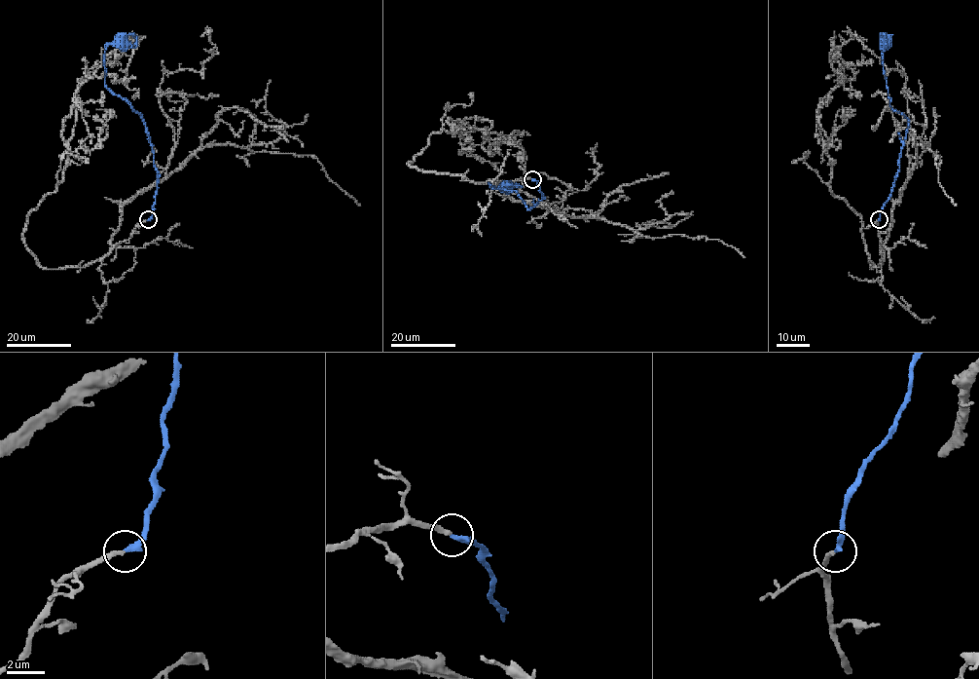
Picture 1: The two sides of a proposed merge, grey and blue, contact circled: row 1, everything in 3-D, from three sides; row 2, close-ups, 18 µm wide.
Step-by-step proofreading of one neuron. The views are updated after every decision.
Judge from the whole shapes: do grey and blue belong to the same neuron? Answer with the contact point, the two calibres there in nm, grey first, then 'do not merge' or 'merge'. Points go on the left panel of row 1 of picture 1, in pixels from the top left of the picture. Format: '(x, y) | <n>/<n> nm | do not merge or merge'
(148, 219) | 240/280 nm | merge

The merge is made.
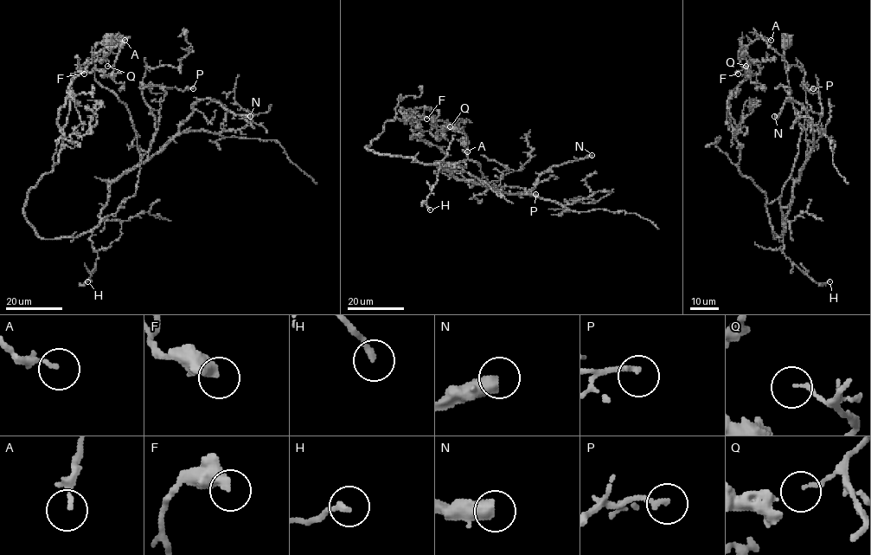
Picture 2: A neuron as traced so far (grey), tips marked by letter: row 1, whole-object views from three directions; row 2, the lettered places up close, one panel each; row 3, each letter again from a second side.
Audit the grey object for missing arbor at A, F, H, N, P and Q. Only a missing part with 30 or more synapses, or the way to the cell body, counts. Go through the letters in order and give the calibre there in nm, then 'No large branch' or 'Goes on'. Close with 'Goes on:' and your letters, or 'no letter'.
A: Thickness 120 nm. No large branch
F: Thickness 480 nm. No large branch
H: Thickness 200 nm. No large branch
N: Thickness 550 nm. Goes on
P: Thickness 180 nm. No large branch
Q: Thickness 130 nm. No large branch
Goes on: N

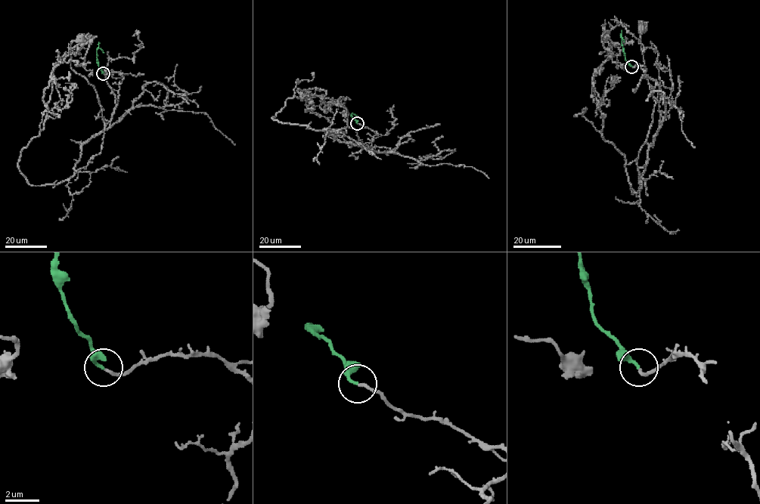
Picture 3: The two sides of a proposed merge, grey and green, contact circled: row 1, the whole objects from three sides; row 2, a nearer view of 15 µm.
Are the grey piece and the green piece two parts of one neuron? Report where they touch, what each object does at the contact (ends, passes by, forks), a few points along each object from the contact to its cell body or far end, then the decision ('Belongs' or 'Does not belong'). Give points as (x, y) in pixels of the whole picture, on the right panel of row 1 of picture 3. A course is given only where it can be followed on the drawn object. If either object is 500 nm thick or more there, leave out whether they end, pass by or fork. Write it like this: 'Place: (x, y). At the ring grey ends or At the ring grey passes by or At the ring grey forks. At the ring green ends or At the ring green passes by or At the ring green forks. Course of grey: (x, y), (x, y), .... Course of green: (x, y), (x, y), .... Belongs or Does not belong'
Place: (631, 66). At the ring grey ends. At the ring green ends. Course of grey: (632, 66), (643, 70), (660, 112), (640, 176), (636, 161), (659, 87), (646, 73), (640, 42), (643, 28). Course of green: (632, 66), (625, 59), (621, 37), (624, 41). Belongs

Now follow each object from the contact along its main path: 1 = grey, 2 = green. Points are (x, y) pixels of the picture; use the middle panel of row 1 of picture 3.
1: (357, 123), (376, 133), (367, 148), (328, 132), (353, 128), (358, 140), (350, 147), (324, 130), (333, 133)
2: (357, 123), (350, 114), (358, 116)

